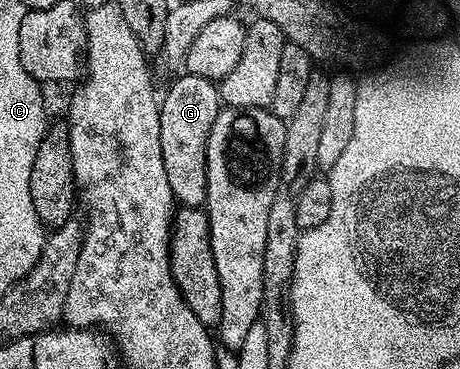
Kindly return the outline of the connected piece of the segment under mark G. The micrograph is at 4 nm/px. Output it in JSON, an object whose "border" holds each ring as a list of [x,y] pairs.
{"border":[[[182,72],[163,93],[159,104],[159,145],[163,147],[163,167],[167,170],[167,181],[171,183],[173,198],[178,206],[186,209],[200,209],[207,199],[207,139],[215,119],[221,114],[223,102],[218,82],[203,79],[203,75]]]}

